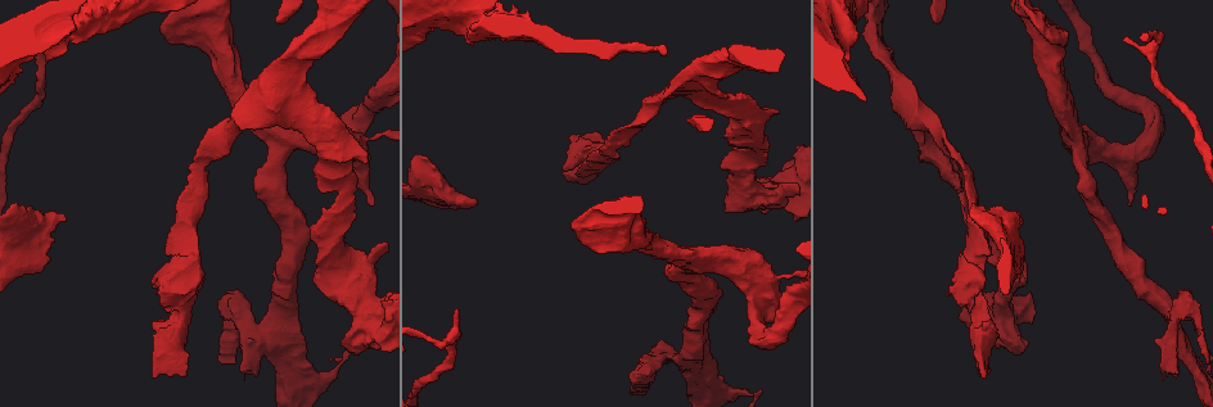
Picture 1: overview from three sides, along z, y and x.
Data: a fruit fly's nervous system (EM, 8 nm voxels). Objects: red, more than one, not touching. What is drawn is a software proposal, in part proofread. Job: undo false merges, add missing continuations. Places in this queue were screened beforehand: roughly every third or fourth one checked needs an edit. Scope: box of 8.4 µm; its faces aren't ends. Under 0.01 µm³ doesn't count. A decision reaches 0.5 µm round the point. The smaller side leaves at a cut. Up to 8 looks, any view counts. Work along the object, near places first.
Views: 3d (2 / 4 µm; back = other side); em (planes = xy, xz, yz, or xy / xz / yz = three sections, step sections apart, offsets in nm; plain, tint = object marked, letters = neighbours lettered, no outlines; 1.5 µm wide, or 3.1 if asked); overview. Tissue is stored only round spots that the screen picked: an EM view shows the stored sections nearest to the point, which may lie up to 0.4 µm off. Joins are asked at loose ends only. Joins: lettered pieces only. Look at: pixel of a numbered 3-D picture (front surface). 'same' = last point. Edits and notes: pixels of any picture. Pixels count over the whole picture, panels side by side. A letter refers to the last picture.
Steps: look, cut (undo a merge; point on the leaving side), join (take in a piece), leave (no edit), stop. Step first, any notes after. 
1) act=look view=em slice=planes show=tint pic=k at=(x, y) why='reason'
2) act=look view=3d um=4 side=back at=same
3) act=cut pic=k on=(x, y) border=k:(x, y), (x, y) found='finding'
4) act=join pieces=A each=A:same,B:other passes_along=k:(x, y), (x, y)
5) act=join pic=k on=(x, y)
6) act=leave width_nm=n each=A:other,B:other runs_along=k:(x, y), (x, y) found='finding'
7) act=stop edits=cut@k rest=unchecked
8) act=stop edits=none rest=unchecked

act=look view=3d um=4 pic=1 at=(1159, 38) why='sharp bend'

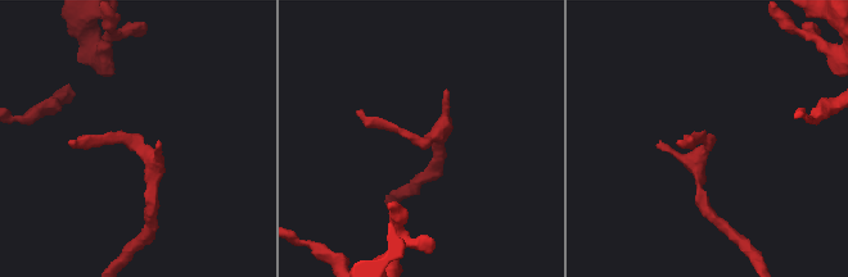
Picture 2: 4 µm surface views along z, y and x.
act=look view=em slice=xy step=8 show=letters pic=2 at=(708, 138) why='now the EM'

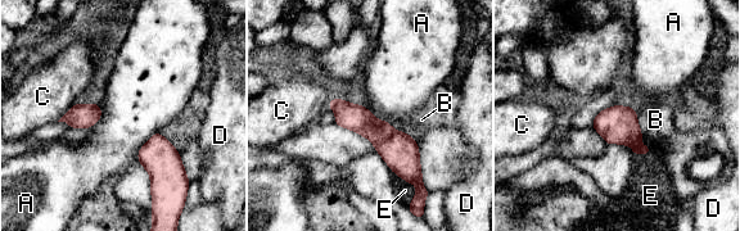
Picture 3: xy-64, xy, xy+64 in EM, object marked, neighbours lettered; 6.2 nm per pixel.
act=leave longest_contact=A:220nm each=A:other,B:other,C:other,D:other,E:other runs_along=3:(334, 102), (370, 127), (413, 180) found='one neuron here'

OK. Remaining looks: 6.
act=look view=3d um=4 pic=1 at=(54, 238) why='an open end'

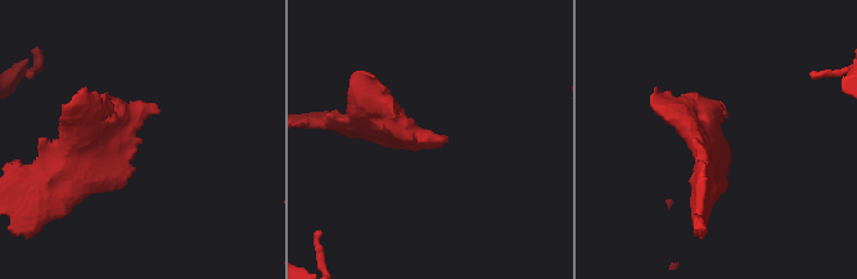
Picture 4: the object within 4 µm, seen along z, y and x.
act=look view=em slice=planes show=letters pic=4 at=(139, 140)

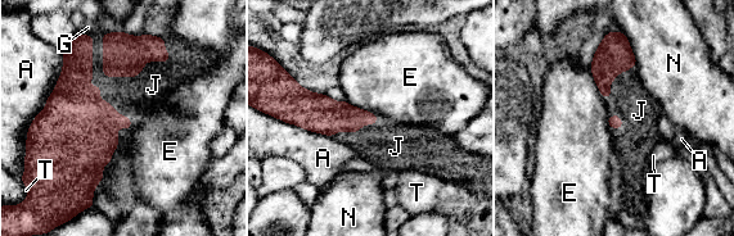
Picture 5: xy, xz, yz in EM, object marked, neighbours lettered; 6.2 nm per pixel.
act=join pieces=J each=A:other,E:other,G:other,J:same,N:other,T:other passes_along=5:(124, 55), (140, 71), (153, 85) found='the neuron continues'

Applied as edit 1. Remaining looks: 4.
act=look view=overview

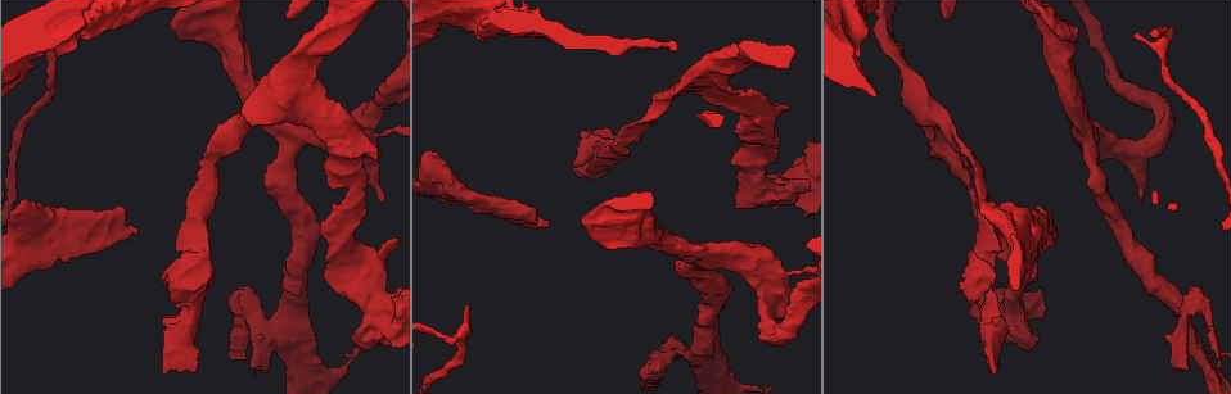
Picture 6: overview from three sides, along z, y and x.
act=look view=em um=3.1 slice=xy step=16 show=tint pic=6 at=(973, 187) why='thick turns thin'

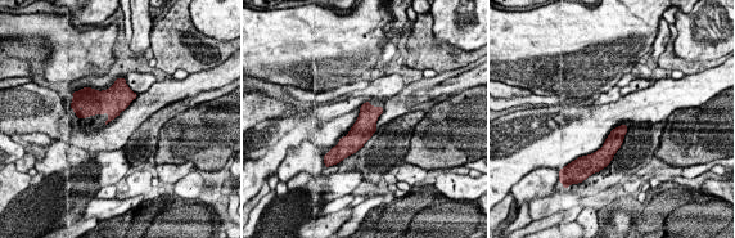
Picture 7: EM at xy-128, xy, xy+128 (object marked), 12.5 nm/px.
act=look view=em um=3.1 slice=planes show=letters at=same why='cut it another way'

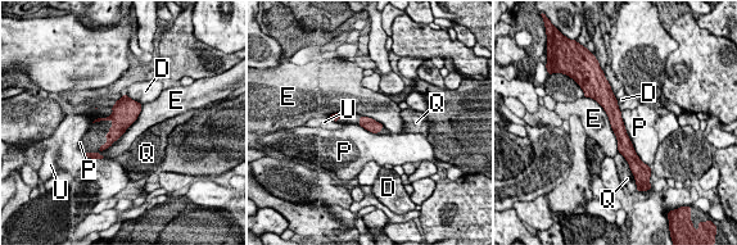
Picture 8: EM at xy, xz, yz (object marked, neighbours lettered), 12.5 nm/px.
act=leave each=D:other,E:other,P:other,Q:other,U:other runs_along=8:(605, 89), (605, 98), (631, 157) found='continuous, no second neuron'

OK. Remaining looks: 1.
act=stop edits=join@5 rest=unchecked

